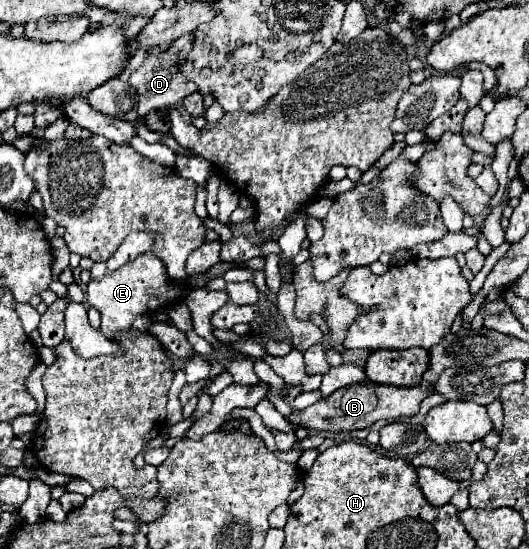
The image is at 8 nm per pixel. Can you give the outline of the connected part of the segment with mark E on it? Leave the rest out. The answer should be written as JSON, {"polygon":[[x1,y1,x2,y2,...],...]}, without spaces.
{"polygon":[[144,253,138,255,134,261,128,261,126,265,114,269,114,271,106,271,100,281,90,281,86,285,86,297,88,303,92,307,96,307,102,315,102,327,100,331,110,339,116,331,126,331,132,325,132,319,136,315,142,313,154,313,160,309,170,309,176,303,184,301,182,297,182,285,174,283,168,273,166,267,160,259,156,259,152,253]]}

